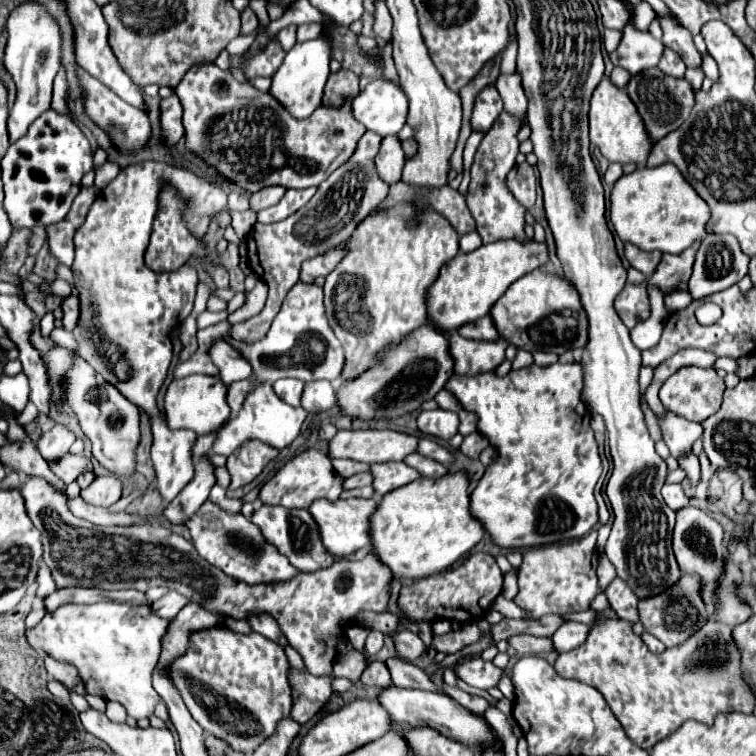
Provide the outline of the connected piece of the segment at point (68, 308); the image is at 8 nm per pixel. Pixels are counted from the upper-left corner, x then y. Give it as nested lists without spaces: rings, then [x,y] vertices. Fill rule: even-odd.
[[[75,292],[63,300],[61,310],[63,310],[63,318],[61,318],[63,328],[69,332],[73,330],[73,324],[77,324],[77,294]]]

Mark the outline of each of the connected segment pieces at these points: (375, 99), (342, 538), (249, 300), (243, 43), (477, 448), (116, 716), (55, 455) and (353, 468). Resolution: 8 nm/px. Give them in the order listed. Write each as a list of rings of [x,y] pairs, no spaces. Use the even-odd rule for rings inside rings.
[[[373,80],[355,96],[353,114],[379,136],[397,134],[407,120],[407,96],[391,80]]]
[[[347,498],[347,500],[317,500],[317,504],[311,504],[309,512],[317,520],[321,528],[321,538],[325,540],[325,546],[333,556],[351,556],[357,550],[365,550],[371,546],[371,514],[377,510],[377,502],[373,498]]]
[[[259,280],[257,286],[255,286],[251,292],[245,292],[245,304],[233,312],[233,316],[231,316],[233,324],[243,322],[243,320],[259,314],[261,308],[265,306],[265,300],[267,300],[267,288],[265,288],[265,284],[261,284],[261,280]]]
[[[255,32],[249,34],[249,36],[239,34],[235,40],[231,40],[231,42],[227,44],[227,52],[229,52],[229,54],[243,54],[243,52],[247,52],[247,50],[251,48],[253,42],[255,42]]]
[[[473,432],[473,434],[469,434],[469,436],[465,436],[465,440],[463,440],[463,444],[459,446],[459,450],[465,454],[465,456],[469,456],[469,458],[479,458],[479,454],[485,450],[489,446],[489,440],[483,436],[483,434],[479,434],[479,432]]]
[[[106,701],[106,712],[107,717],[115,723],[126,722],[127,713],[125,708],[117,702]]]
[[[63,424],[53,426],[49,432],[41,434],[39,438],[31,440],[31,444],[37,448],[37,452],[45,458],[45,462],[53,464],[57,462],[61,456],[65,456],[71,448],[71,444],[75,442],[73,432],[69,432]]]
[[[333,460],[333,470],[341,478],[349,478],[357,472],[365,472],[367,468],[369,468],[367,464],[361,464],[361,462],[355,462],[355,460]]]

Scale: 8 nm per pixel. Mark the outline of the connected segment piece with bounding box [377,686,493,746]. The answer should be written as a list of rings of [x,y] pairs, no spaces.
[[[387,686],[377,694],[377,702],[389,712],[391,720],[397,722],[397,724],[405,722],[409,726],[429,726],[429,728],[435,728],[441,734],[445,734],[453,740],[461,740],[463,744],[469,744],[469,746],[493,744],[493,734],[491,734],[487,722],[481,716],[475,716],[473,712],[463,708],[459,702],[445,696],[445,694]]]

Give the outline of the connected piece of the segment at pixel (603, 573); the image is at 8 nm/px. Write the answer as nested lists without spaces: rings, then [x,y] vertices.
[[[600,553],[599,558],[602,559],[599,559],[596,569],[598,584],[603,590],[605,590],[616,577],[616,571],[614,566],[603,553]]]

